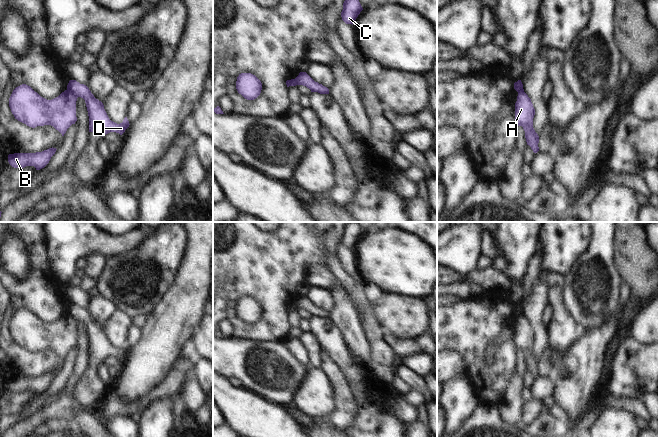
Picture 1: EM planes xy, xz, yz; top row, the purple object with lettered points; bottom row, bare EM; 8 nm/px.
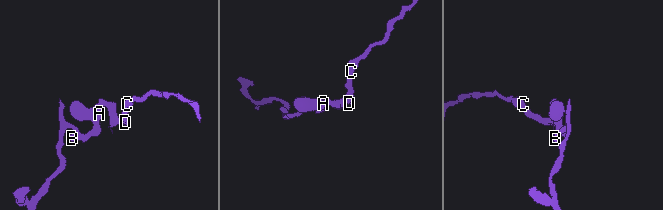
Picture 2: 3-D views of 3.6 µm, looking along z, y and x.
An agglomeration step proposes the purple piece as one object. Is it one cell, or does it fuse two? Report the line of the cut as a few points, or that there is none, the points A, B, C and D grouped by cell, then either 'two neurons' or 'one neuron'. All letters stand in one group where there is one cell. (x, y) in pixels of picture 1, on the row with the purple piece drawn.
xy (67, 89), (77, 97) | A B / C D | two neurons

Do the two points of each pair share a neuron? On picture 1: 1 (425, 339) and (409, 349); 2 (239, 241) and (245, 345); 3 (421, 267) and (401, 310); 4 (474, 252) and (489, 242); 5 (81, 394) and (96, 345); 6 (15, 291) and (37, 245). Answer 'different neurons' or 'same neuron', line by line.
1: same neuron
2: different neurons
3: different neurons
4: different neurons
5: same neuron
6: same neuron

